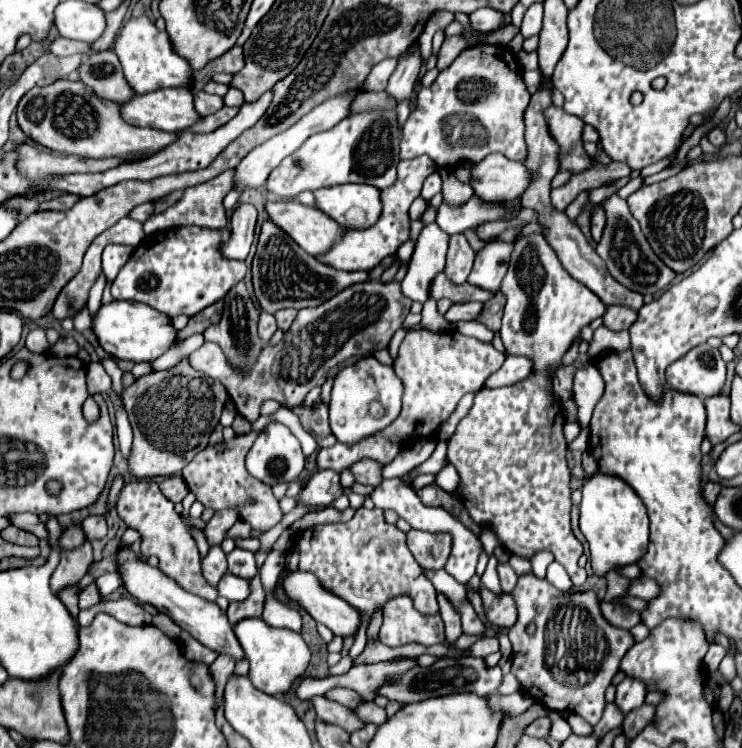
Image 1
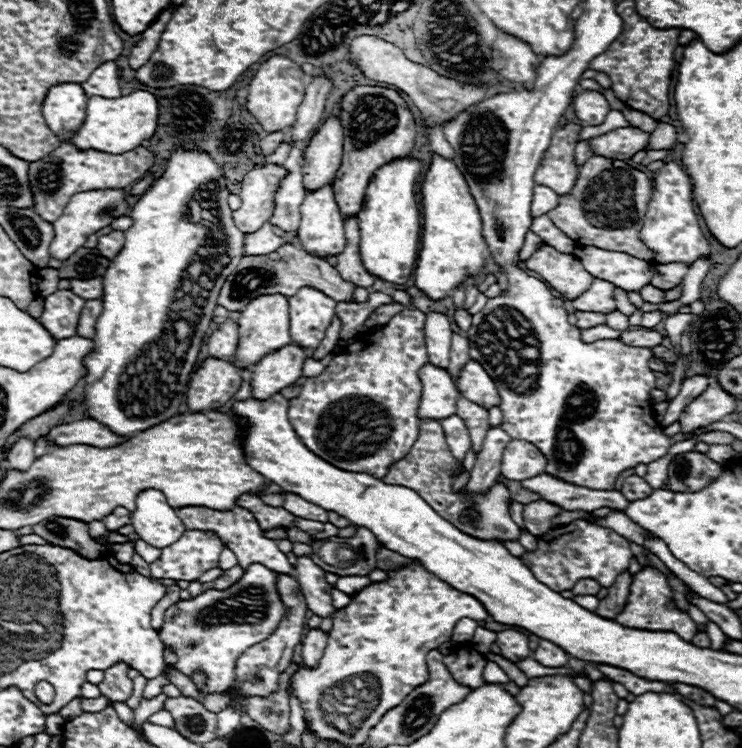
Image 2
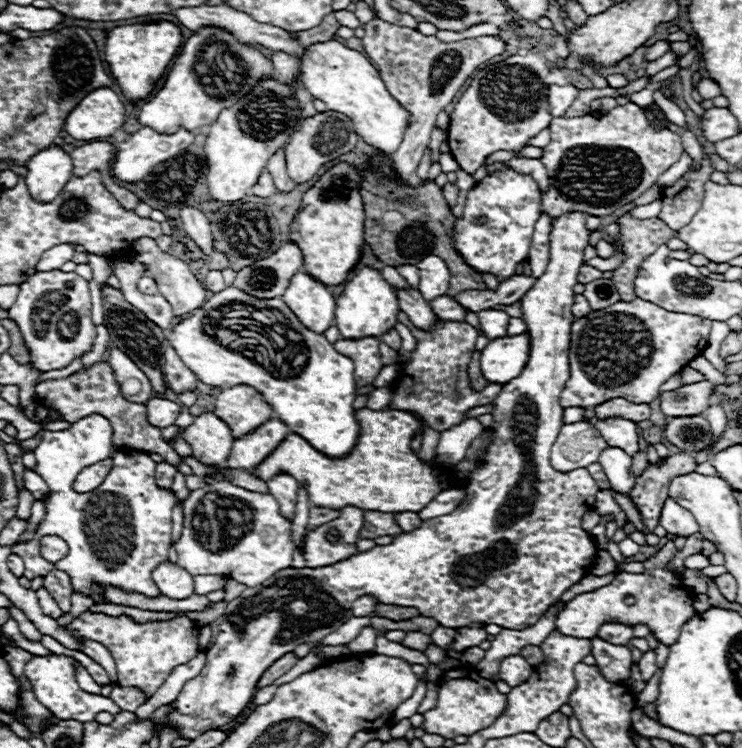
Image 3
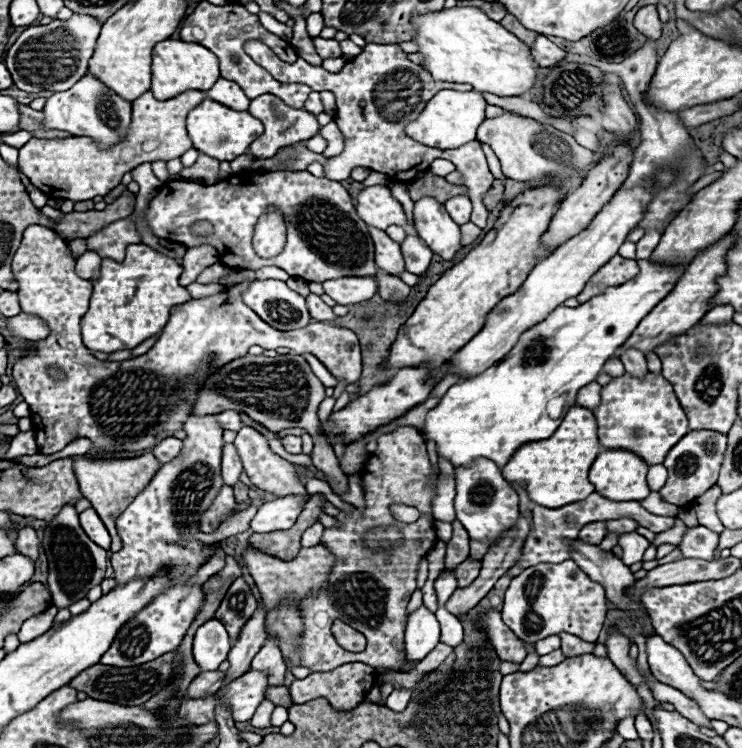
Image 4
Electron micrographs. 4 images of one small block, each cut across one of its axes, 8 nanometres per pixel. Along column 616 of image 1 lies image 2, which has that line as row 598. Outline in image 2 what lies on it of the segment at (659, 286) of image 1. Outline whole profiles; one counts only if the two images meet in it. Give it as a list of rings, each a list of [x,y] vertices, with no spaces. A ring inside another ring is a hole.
[[[250,564],[242,578],[230,588],[212,588],[194,600],[180,600],[170,606],[158,634],[162,642],[178,654],[178,662],[166,668],[178,668],[186,676],[194,670],[204,670],[208,674],[208,686],[200,694],[226,692],[226,688],[234,682],[236,658],[256,642],[266,640],[286,616],[286,608],[276,588],[276,578],[278,572],[262,564]]]

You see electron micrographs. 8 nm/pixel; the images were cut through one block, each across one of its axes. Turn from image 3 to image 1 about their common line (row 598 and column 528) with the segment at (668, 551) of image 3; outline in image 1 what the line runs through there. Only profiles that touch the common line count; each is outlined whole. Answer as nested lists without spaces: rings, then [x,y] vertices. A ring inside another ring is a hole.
[[[530,572],[520,576],[512,594],[518,606],[518,620],[508,630],[508,638],[512,642],[512,674],[520,682],[522,690],[528,692],[536,702],[540,702],[548,710],[568,710],[582,716],[592,726],[598,724],[606,706],[604,692],[610,686],[614,674],[618,672],[622,656],[634,646],[632,634],[628,630],[612,626],[602,616],[600,600],[594,590],[564,594],[558,588],[554,588],[546,578],[536,578]]]

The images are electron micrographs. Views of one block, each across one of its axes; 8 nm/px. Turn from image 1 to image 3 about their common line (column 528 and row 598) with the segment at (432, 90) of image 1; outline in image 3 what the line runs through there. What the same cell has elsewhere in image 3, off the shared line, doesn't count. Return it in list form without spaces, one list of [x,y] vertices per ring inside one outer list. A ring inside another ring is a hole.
[[[100,414],[86,416],[68,429],[46,432],[42,442],[36,448],[36,462],[38,462],[36,472],[44,478],[44,482],[48,484],[50,490],[48,490],[48,496],[44,498],[46,516],[44,516],[42,524],[38,526],[34,540],[30,540],[26,544],[18,544],[12,550],[16,554],[22,554],[22,560],[26,564],[24,576],[36,578],[36,576],[48,574],[54,568],[64,570],[72,580],[74,592],[92,596],[98,604],[102,602],[100,590],[98,590],[98,586],[90,586],[90,582],[102,582],[102,586],[106,582],[114,582],[114,586],[122,586],[124,590],[138,590],[140,594],[146,594],[146,596],[158,596],[160,590],[152,580],[152,570],[154,570],[154,566],[158,566],[158,562],[168,560],[168,548],[172,542],[170,540],[172,508],[178,500],[170,490],[160,490],[156,486],[156,480],[154,480],[156,462],[144,452],[132,452],[132,454],[114,452],[112,450],[112,426]],[[104,458],[112,458],[112,462],[114,462],[106,480],[92,492],[86,492],[86,494],[74,492],[72,482],[76,480],[78,472],[86,466],[92,466],[92,464],[104,460]],[[44,536],[60,536],[70,546],[68,554],[60,562],[52,564],[40,556],[40,538],[44,538]]]

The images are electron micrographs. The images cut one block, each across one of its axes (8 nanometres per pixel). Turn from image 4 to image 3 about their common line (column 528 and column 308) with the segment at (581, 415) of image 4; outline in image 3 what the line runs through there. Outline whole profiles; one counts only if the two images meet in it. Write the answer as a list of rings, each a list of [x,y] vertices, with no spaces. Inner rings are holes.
[[[356,410],[360,426],[358,440],[350,454],[342,458],[330,458],[310,446],[298,434],[288,434],[276,450],[264,458],[254,470],[260,480],[270,480],[276,474],[290,474],[306,488],[314,506],[342,510],[342,506],[354,506],[360,510],[376,512],[420,512],[440,490],[434,478],[434,466],[420,462],[410,450],[414,434],[422,432],[422,422],[404,410]]]

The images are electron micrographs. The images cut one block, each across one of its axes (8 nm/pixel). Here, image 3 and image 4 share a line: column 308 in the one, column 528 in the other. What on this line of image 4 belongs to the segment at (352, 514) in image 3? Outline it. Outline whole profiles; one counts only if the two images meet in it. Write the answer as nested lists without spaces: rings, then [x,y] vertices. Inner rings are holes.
[[[590,494],[584,502],[574,502],[556,510],[548,510],[544,506],[536,506],[536,516],[534,516],[534,528],[528,532],[526,542],[522,546],[522,556],[516,562],[516,566],[530,568],[540,562],[552,562],[560,564],[570,558],[570,546],[574,538],[578,536],[580,526],[586,526],[588,522],[604,522],[604,520],[620,520],[620,518],[632,518],[638,522],[638,526],[648,528],[654,534],[660,534],[670,528],[670,520],[666,516],[656,516],[650,514],[640,506],[640,502],[612,502],[600,494]]]

